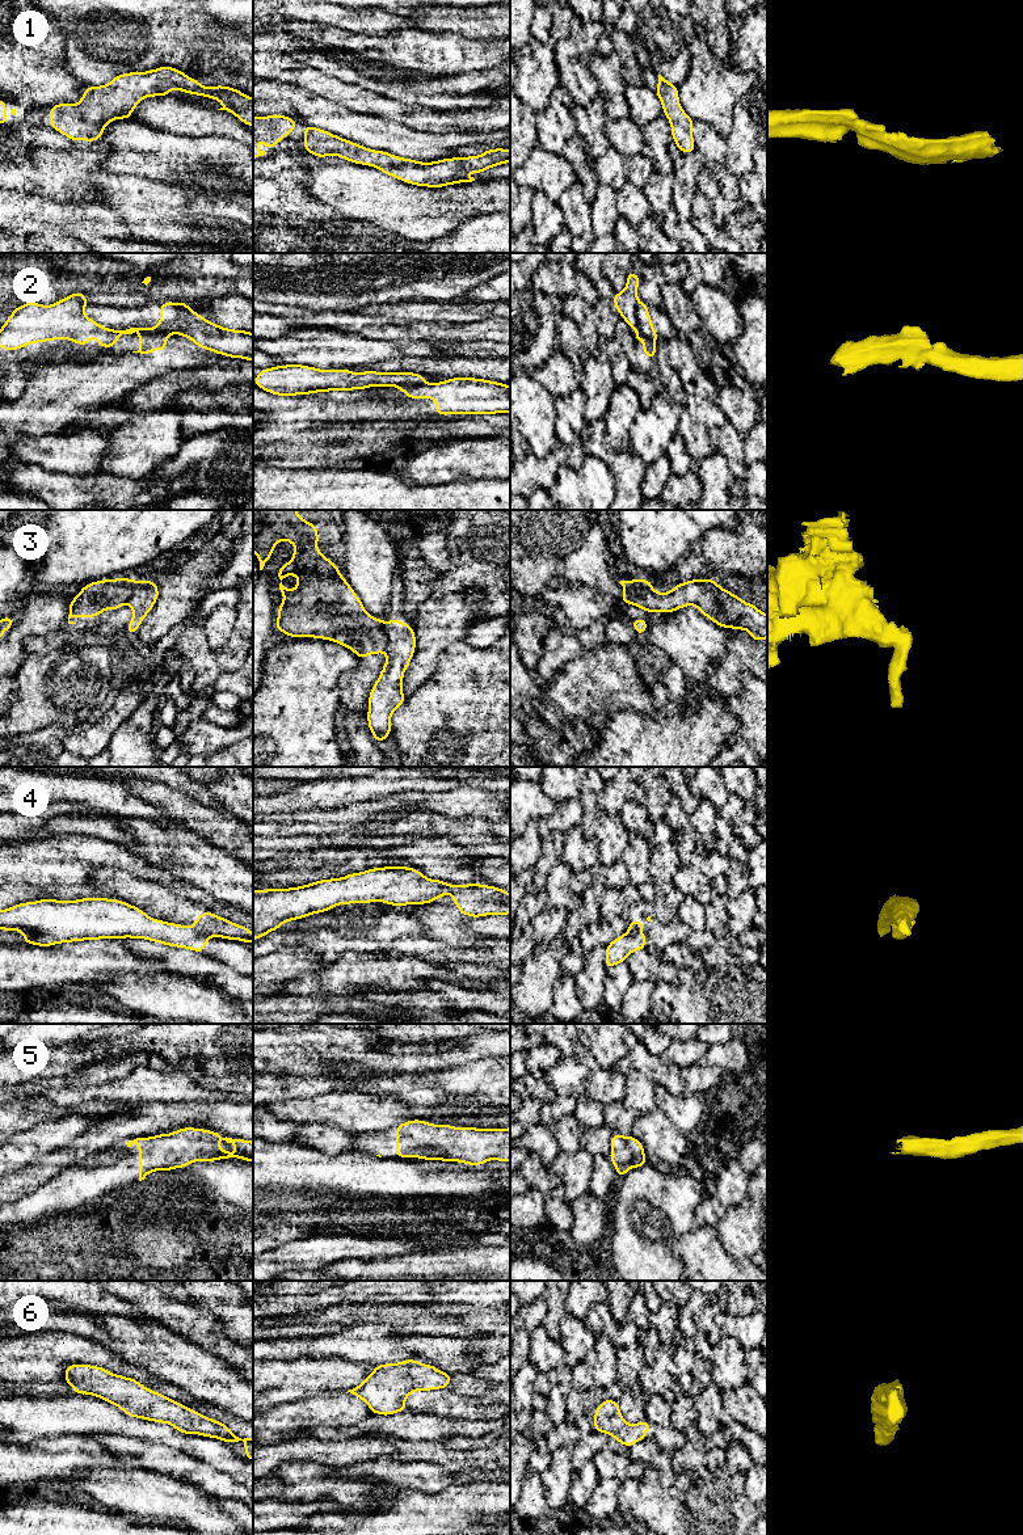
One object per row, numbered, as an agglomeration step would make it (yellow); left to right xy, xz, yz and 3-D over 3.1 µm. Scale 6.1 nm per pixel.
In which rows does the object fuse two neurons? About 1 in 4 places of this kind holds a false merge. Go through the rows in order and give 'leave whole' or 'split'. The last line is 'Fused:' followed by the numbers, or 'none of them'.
1: leave whole
2: split
3: split
4: split
5: leave whole
6: leave whole
Fused: 2, 3, 4

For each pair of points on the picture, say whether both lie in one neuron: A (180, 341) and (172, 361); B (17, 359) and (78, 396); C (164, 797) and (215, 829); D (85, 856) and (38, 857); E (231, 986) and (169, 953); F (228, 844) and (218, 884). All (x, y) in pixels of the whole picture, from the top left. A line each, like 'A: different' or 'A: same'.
A: different
B: different
C: same
D: same
E: same
F: different

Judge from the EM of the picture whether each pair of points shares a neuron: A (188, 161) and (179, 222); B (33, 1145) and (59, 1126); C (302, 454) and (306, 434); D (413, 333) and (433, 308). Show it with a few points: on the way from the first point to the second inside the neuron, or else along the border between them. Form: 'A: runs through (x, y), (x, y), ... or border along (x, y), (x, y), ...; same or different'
A: border along (151, 178), (181, 186); different
B: runs through (40, 1141), (53, 1133); same
C: border along (336, 442), (286, 443); different
D: border along (390, 316), (403, 321), (417, 323), (421, 327); different

